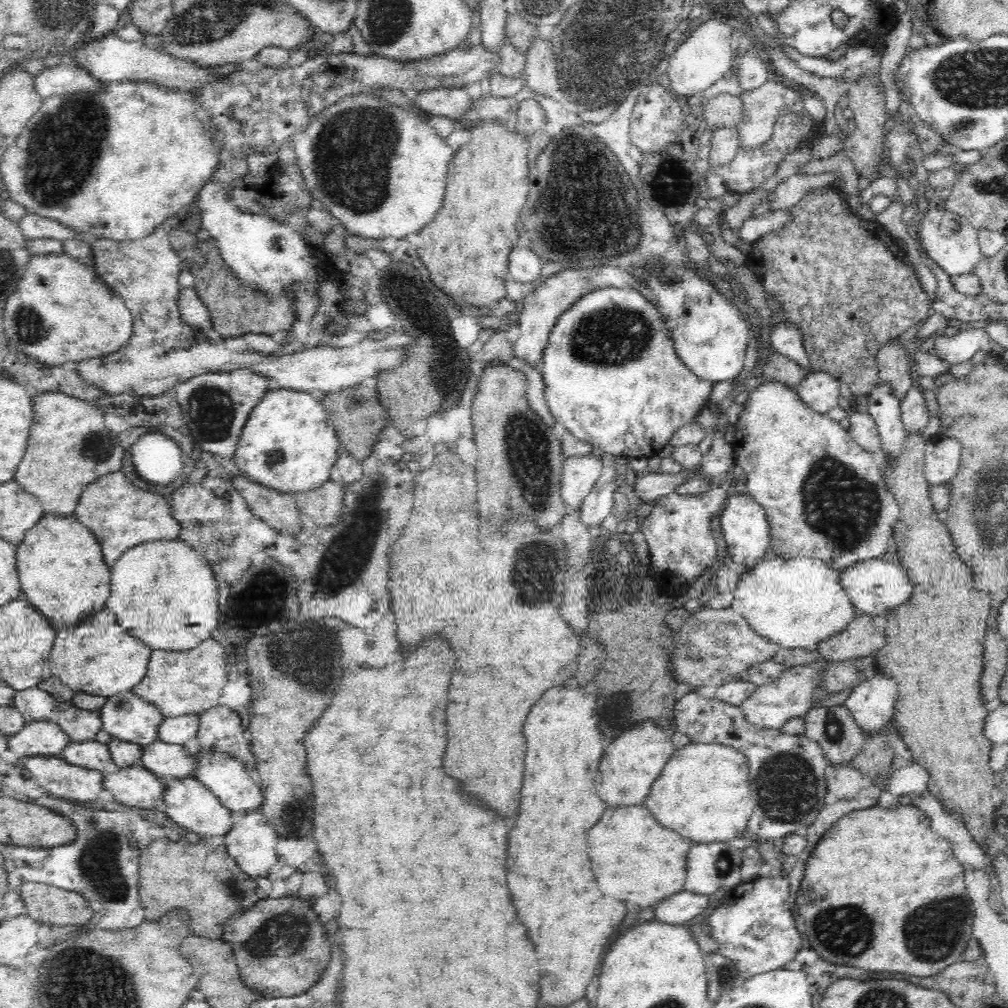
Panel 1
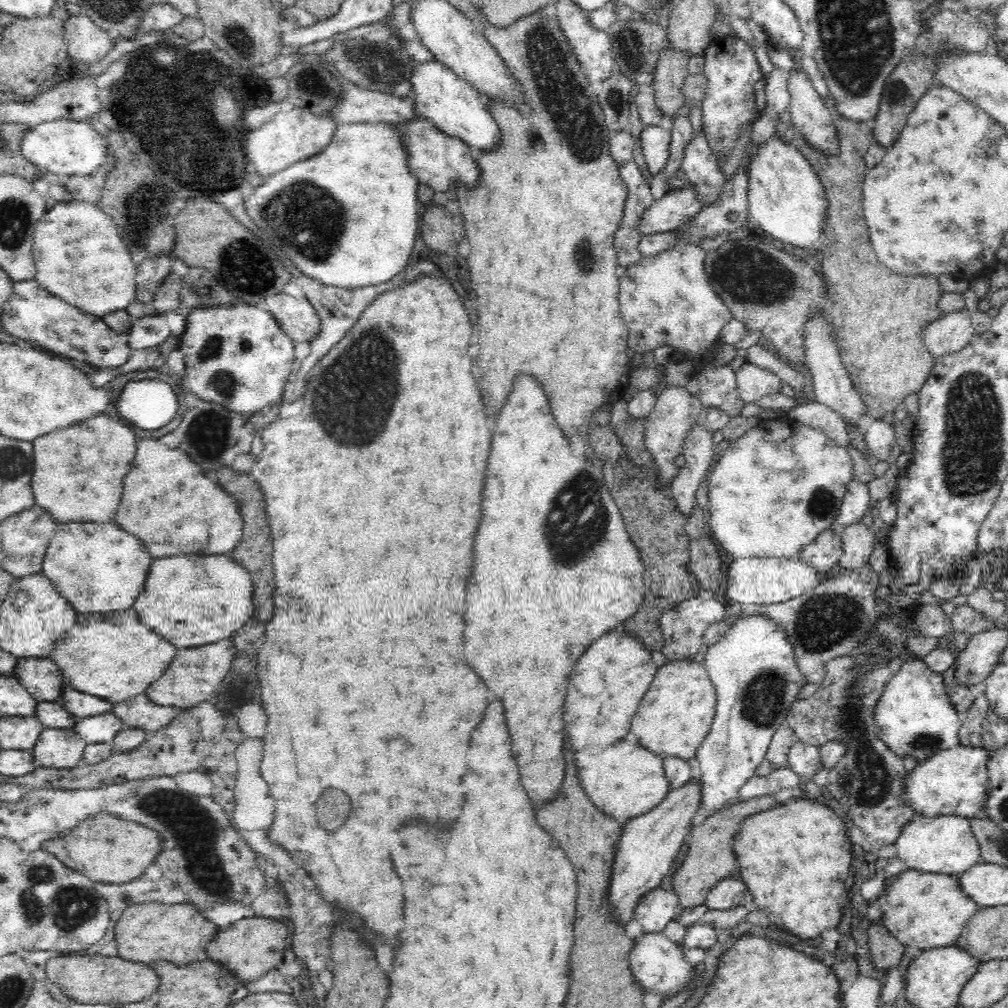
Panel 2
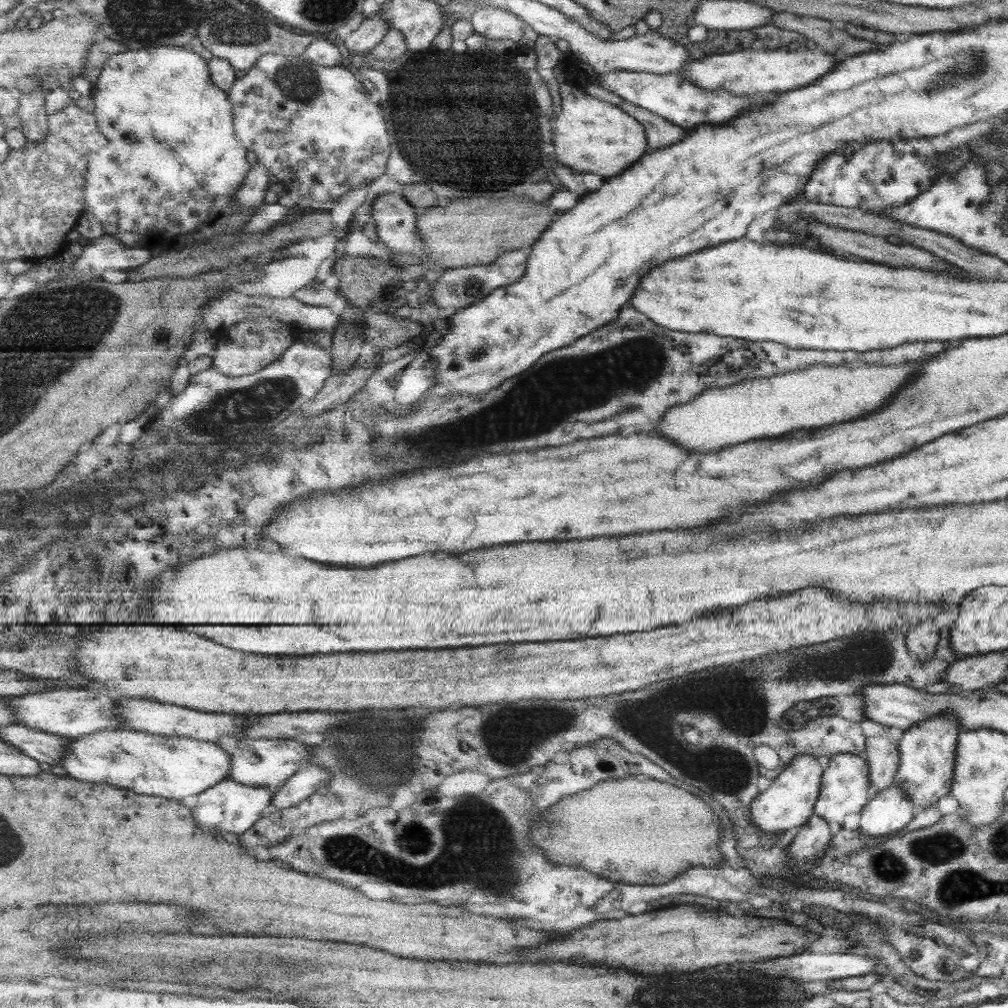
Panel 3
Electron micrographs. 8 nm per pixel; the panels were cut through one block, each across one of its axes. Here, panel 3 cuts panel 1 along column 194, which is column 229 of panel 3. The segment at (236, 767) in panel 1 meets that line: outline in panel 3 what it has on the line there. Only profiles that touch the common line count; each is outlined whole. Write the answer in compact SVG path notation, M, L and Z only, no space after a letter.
M249 739L236 743L236 750L230 754L232 758L229 777L247 786L280 787L289 780L301 766L311 760L307 744L297 740Z

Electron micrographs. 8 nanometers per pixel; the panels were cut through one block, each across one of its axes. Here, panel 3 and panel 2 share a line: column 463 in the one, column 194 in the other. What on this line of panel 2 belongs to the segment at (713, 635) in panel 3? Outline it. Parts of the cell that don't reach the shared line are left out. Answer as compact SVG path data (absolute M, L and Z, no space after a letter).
M232 638L228 640L219 640L214 644L205 644L198 648L184 648L176 652L174 662L168 666L168 670L164 672L164 676L160 680L156 680L148 690L148 698L154 704L160 706L180 706L180 708L190 708L198 702L210 700L214 696L214 692L218 690L220 682L224 680L226 672L232 666L232 660L236 656L236 648Z

